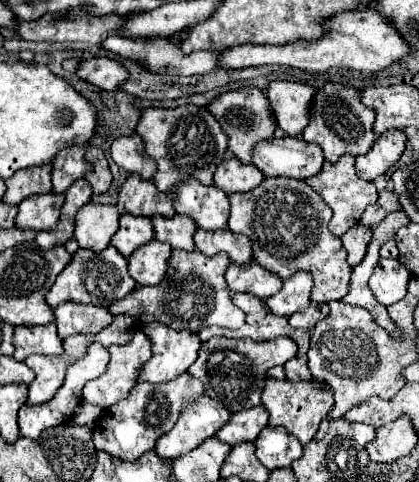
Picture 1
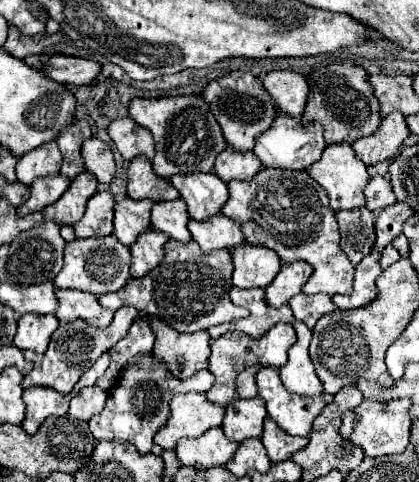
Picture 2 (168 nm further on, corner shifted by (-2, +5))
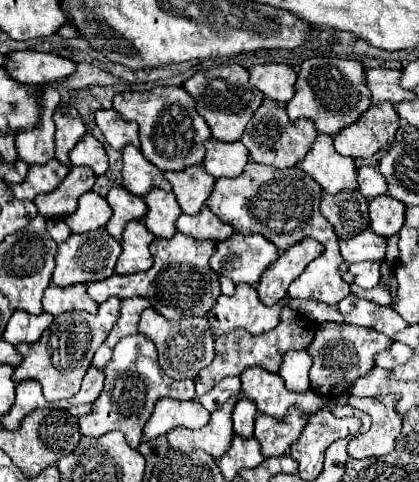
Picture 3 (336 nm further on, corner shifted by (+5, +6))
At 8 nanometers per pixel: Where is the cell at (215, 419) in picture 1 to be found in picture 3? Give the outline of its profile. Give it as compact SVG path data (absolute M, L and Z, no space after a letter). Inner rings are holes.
M161 399L157 401L153 415L145 423L143 435L145 439L157 439L159 435L167 435L175 427L199 429L209 423L211 413L195 399L177 401L177 399Z

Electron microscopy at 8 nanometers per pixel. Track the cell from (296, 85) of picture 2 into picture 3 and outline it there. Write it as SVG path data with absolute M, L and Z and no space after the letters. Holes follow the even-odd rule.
M265 63L265 65L255 65L249 69L251 73L251 83L267 97L273 101L289 103L295 93L295 79L297 73L289 65L281 63Z

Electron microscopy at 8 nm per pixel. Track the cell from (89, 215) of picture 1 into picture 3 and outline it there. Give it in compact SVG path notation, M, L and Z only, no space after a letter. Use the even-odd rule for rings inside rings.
M89 191L79 197L79 207L73 215L65 217L65 223L71 227L73 233L85 233L101 229L111 219L111 207L107 205L105 197Z

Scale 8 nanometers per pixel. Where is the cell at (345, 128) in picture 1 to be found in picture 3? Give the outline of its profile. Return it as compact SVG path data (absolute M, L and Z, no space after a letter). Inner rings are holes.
M311 57L299 67L295 97L287 103L287 115L293 121L301 117L313 119L319 133L335 137L341 129L357 123L361 113L365 113L369 107L371 97L365 85L365 69L359 61L337 57Z

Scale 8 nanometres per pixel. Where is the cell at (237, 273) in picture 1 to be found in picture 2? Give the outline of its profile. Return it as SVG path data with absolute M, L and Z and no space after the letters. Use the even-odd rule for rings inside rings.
M242 244L230 248L234 274L232 282L238 288L266 288L280 272L280 258L266 246Z

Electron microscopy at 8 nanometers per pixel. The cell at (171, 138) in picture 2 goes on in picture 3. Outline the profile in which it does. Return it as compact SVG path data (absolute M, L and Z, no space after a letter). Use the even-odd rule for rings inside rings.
M155 87L143 93L117 93L113 107L125 121L139 123L139 139L143 155L161 171L181 171L201 165L205 159L205 141L211 139L211 129L197 113L193 97L183 87Z

